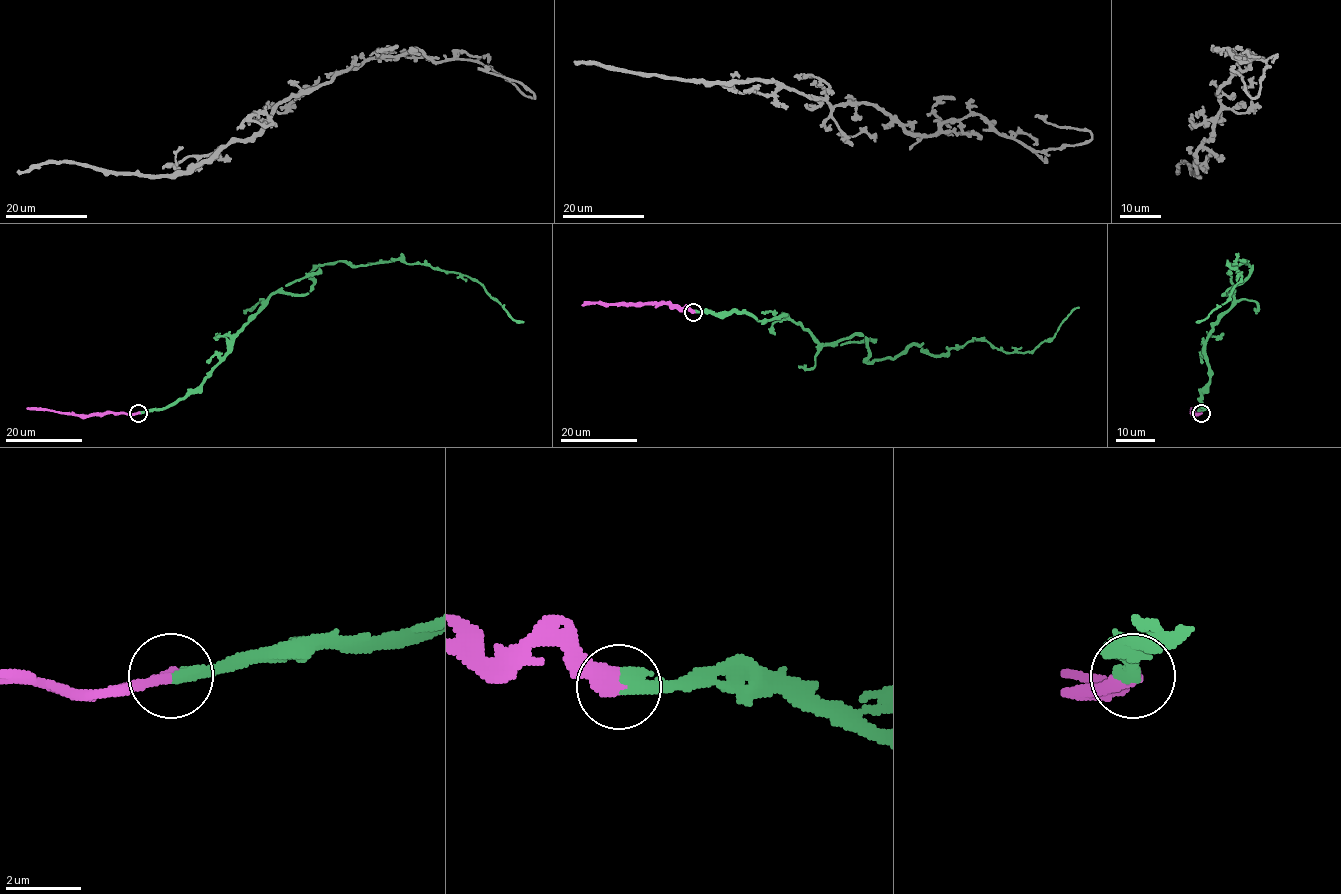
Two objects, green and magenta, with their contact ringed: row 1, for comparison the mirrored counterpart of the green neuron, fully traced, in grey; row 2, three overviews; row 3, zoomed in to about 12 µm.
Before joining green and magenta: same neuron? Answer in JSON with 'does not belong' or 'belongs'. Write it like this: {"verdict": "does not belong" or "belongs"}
{"verdict": "belongs"}

